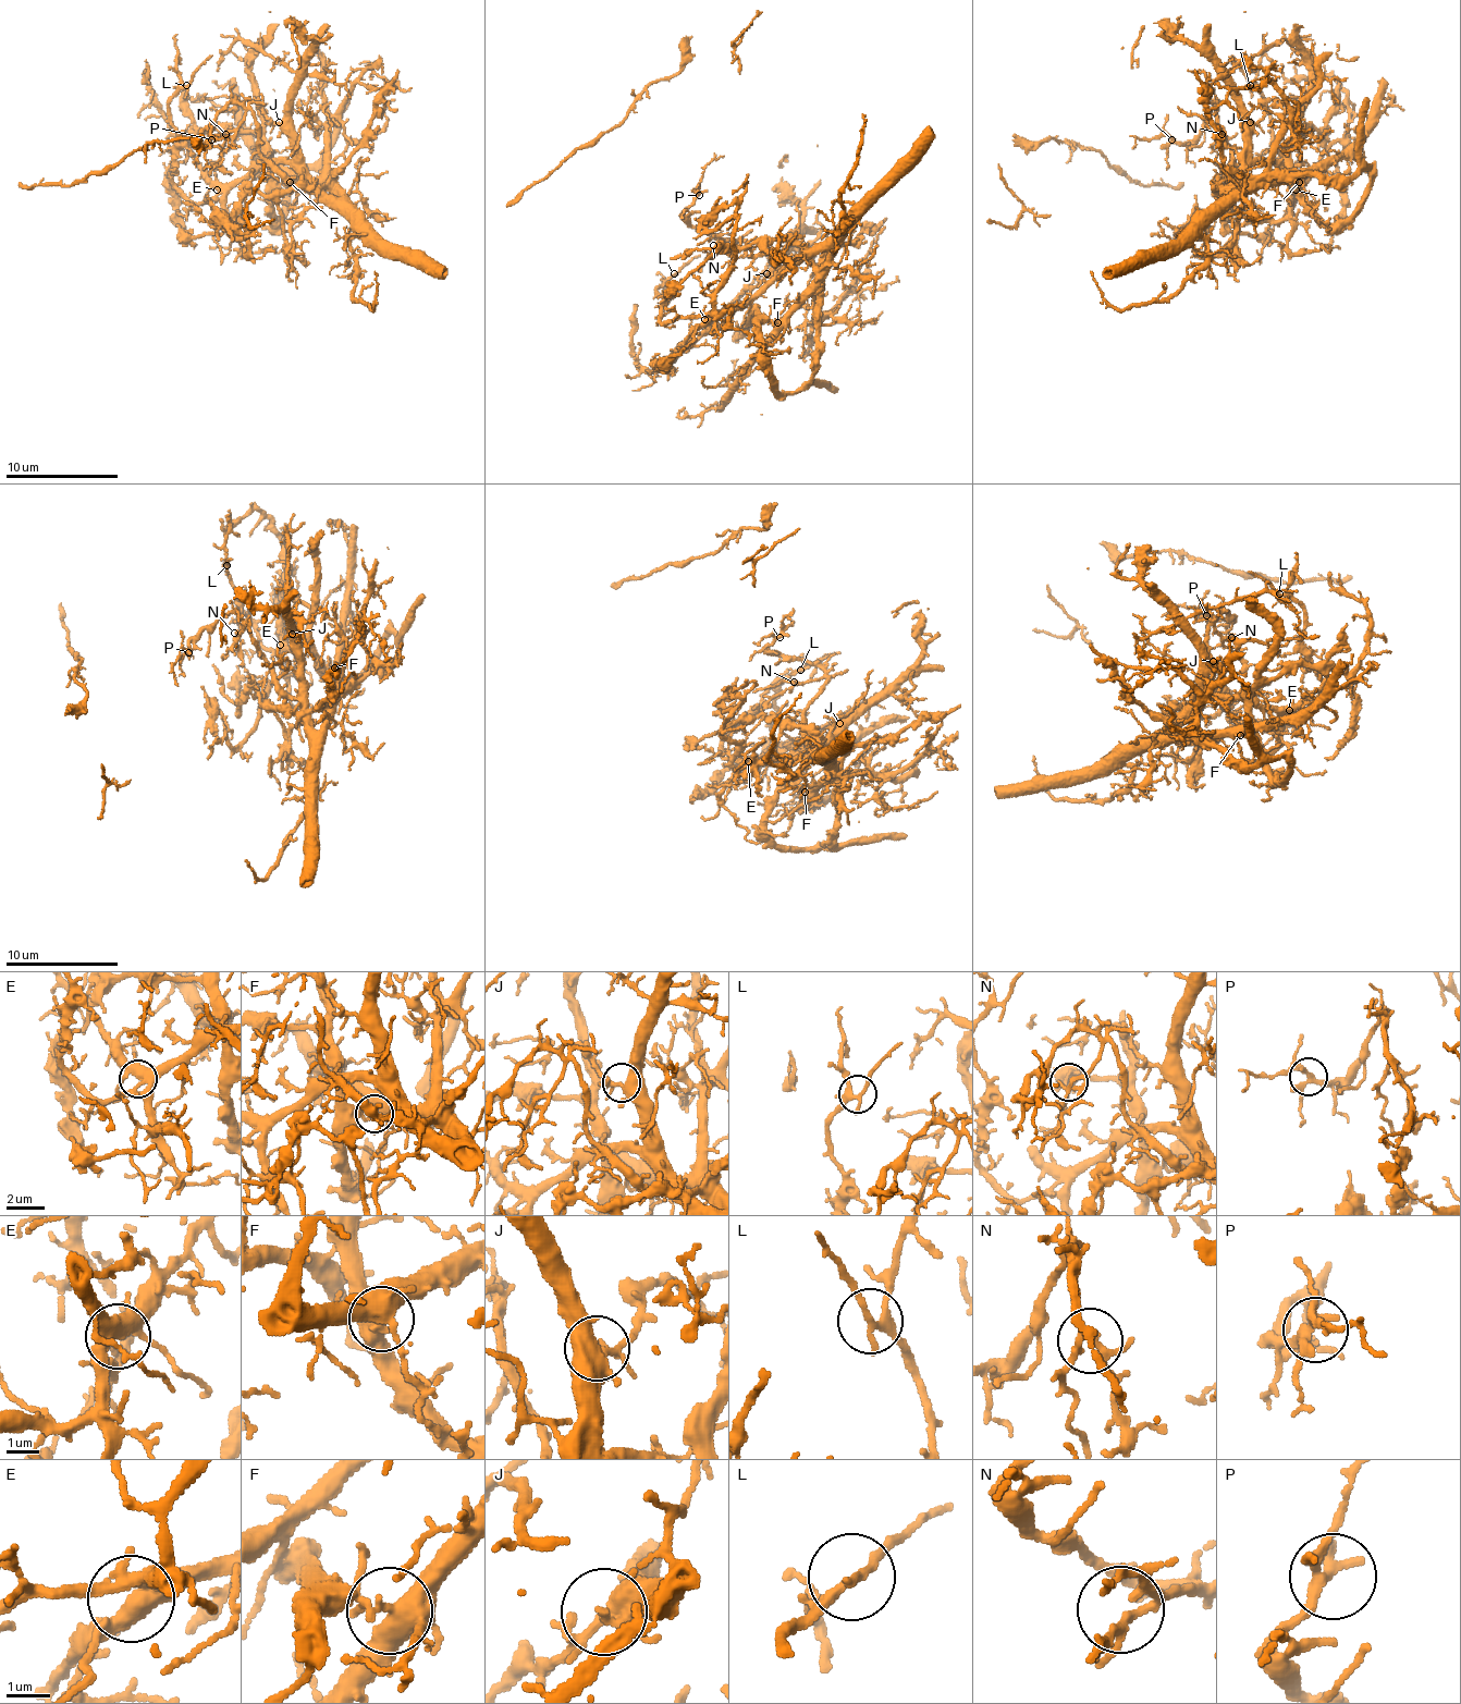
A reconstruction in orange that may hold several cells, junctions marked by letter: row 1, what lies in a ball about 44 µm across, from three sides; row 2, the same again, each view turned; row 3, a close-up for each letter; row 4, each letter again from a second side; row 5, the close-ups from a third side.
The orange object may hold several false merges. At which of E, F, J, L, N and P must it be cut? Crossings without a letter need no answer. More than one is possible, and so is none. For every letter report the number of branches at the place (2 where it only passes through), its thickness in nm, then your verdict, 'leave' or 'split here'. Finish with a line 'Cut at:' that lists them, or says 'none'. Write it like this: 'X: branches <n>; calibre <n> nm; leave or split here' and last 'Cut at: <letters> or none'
E: branches 5; calibre 400 nm; leave
F: branches 5; calibre 380 nm; split here
J: branches 7; calibre 360 nm; leave
L: branches 4; calibre 220 nm; leave
N: branches 4; calibre 160 nm; leave
P: branches 5; calibre 260 nm; leave
Cut at: F

